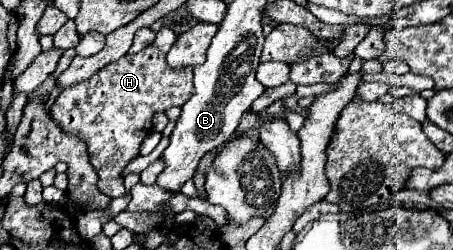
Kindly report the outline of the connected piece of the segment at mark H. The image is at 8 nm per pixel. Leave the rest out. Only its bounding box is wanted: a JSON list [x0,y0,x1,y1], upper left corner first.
[50,28,194,198]

